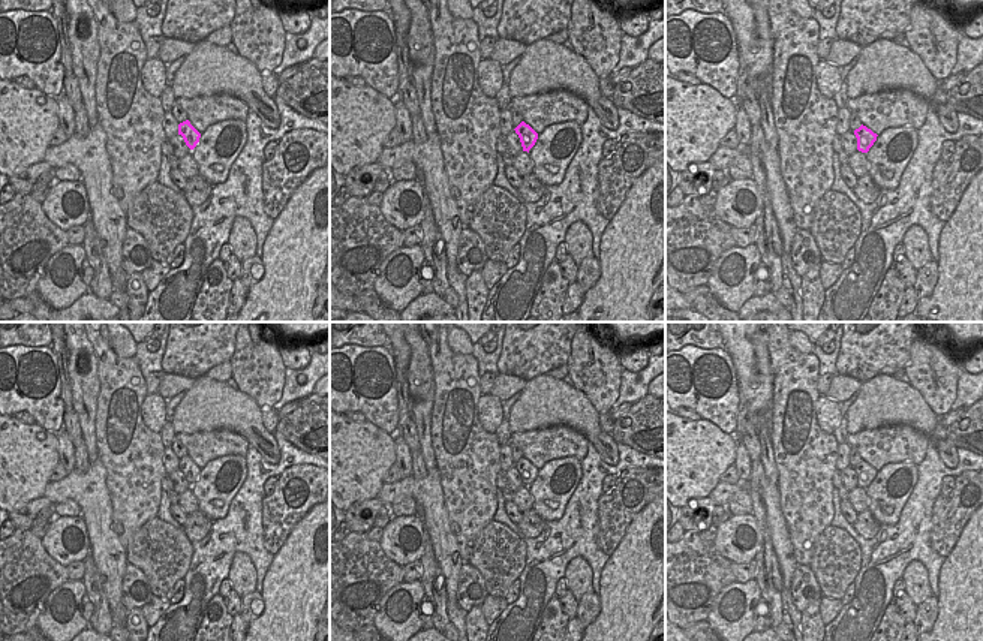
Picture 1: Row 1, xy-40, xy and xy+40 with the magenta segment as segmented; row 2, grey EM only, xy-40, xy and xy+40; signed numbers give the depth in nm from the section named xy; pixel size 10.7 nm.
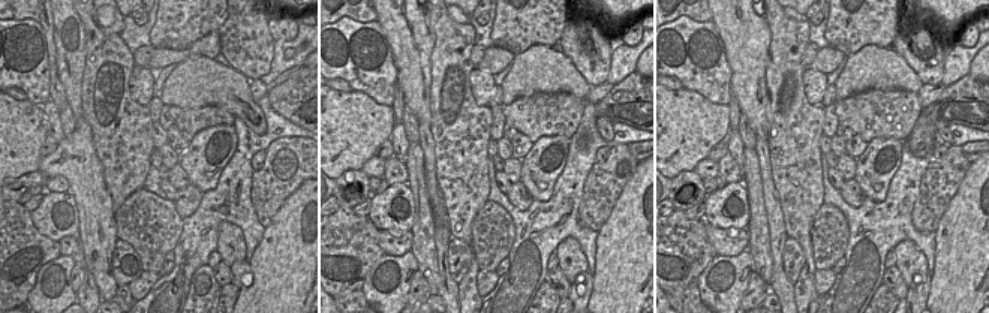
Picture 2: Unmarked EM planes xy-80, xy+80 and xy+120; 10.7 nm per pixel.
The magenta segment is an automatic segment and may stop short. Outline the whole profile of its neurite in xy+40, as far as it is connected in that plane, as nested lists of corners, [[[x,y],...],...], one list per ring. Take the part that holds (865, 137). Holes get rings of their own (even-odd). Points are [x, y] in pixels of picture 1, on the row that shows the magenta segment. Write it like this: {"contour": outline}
{"contour": [[[863,124],[854,130],[854,135],[857,138],[857,150],[862,153],[868,153],[878,136],[877,133],[874,133],[871,129],[868,129]]]}

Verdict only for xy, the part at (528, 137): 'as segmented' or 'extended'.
as segmented

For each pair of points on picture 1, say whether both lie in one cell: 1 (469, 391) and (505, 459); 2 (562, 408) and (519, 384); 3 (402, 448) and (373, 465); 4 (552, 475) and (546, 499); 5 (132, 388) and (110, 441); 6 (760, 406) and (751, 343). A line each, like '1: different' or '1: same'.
1: different
2: different
3: different
4: same
5: same
6: same

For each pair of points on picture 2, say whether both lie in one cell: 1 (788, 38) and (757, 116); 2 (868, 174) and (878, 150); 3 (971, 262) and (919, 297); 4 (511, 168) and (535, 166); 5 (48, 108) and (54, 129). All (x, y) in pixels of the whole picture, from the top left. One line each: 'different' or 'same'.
1: different
2: same
3: different
4: different
5: same

